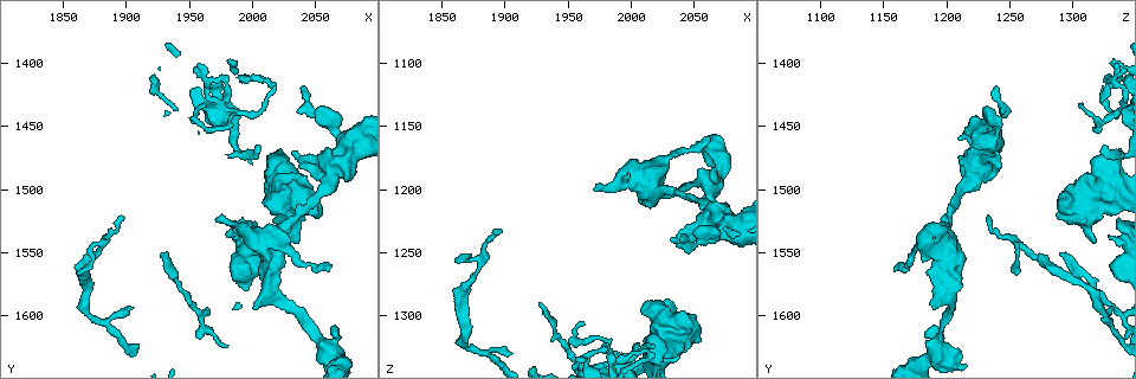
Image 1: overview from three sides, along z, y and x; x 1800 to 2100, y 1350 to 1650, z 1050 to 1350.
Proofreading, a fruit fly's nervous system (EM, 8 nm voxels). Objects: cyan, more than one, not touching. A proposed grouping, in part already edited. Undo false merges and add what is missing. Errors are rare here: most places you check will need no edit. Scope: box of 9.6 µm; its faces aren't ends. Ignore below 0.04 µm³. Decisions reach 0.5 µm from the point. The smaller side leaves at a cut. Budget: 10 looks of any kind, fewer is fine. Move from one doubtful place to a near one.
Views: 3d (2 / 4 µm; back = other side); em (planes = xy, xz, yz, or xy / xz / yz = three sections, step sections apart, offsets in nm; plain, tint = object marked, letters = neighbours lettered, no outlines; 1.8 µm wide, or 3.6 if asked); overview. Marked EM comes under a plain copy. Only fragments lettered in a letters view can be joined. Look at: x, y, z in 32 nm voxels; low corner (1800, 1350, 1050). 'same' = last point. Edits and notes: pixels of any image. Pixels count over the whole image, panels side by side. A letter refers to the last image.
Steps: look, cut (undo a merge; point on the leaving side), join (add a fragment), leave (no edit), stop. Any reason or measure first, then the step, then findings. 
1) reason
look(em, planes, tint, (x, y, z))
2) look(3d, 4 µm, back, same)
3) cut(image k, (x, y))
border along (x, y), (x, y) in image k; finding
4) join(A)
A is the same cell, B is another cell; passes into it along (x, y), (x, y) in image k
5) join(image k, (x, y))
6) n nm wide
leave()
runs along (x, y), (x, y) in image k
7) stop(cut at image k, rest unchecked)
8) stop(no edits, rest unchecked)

branch stops here
look(3d, 2 µm, (1986, 1536, 1328))

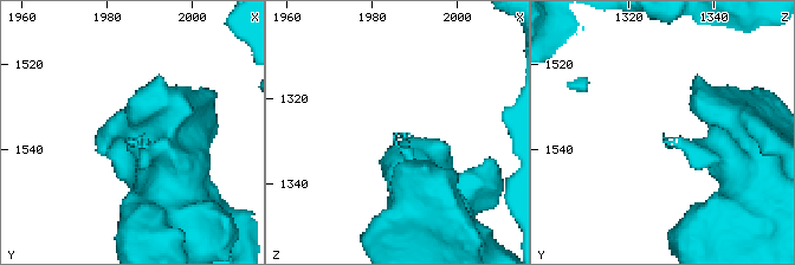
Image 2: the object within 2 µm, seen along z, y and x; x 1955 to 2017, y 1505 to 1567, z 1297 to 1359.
look(em, planes, letters, (1985, 1539, 1328))

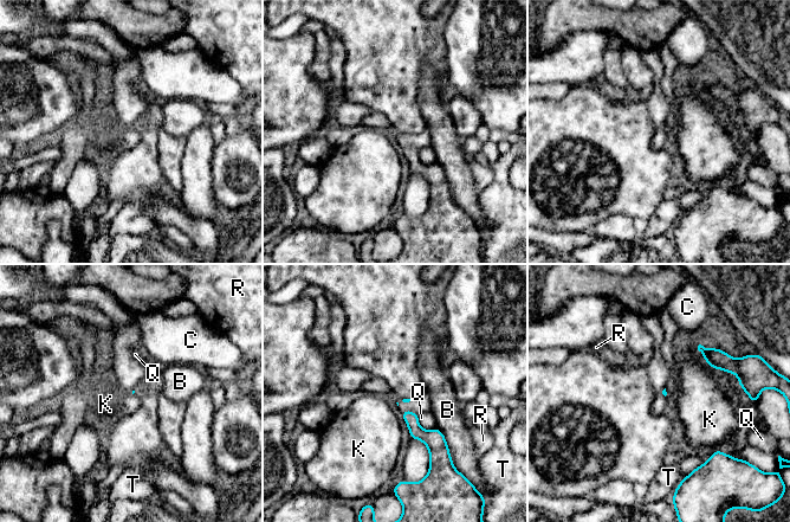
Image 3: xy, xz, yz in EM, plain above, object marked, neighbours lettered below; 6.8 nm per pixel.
leave()
B, C, K, Q, R and T are other cells; border along (699, 343), (698, 350), (713, 368) in image 3; none of them fits

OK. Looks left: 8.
arms part here
look(3d, 2 µm, (2066, 1488, 1224))

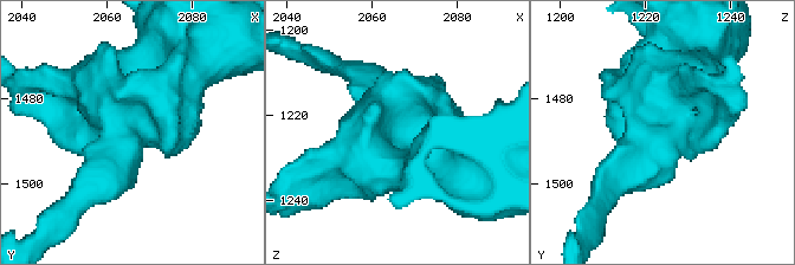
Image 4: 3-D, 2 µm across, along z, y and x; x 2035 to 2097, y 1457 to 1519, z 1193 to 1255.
look(em, planes, letters, (2066, 1488, 1223))

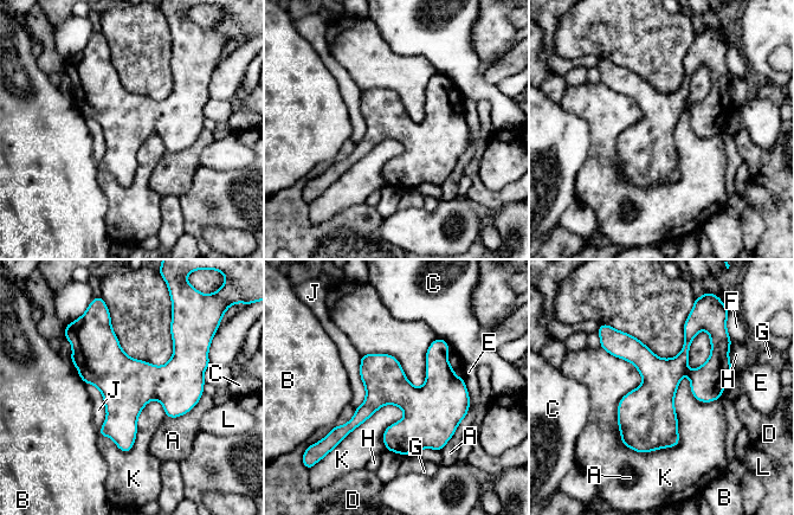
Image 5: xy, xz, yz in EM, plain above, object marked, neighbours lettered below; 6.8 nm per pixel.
280 nm wide
leave()
A, B, C, D, E, F, G, H, J, K and L are other cells; one neuron here

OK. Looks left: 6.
thick turns thin
look(3d, 4 µm, back, (2052, 1622, 1194))

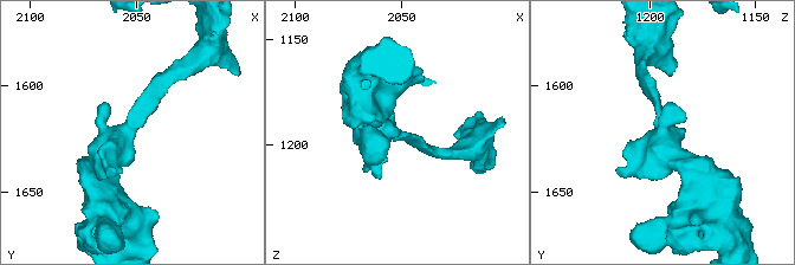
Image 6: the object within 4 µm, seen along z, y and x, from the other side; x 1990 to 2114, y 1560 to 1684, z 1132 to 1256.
look(em, yz, step 16, tint, (2055, 1619, 1193))

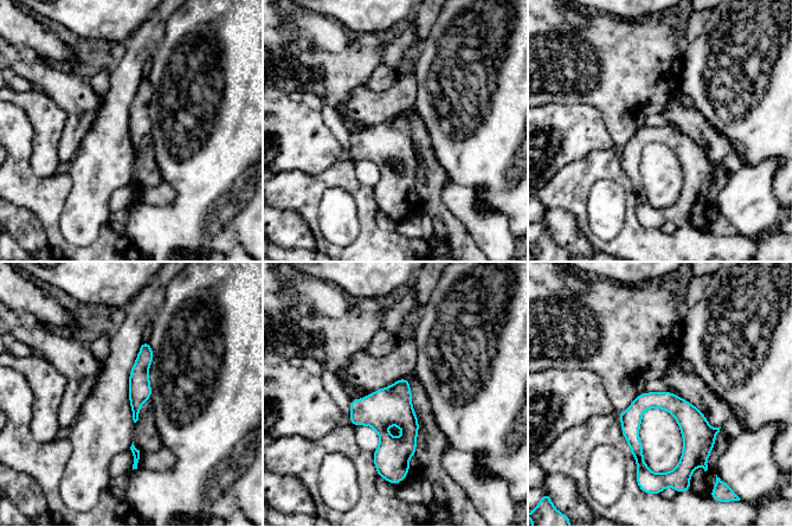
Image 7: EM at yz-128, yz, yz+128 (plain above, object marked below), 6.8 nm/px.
cut it another way
look(em, planes, letters, same)

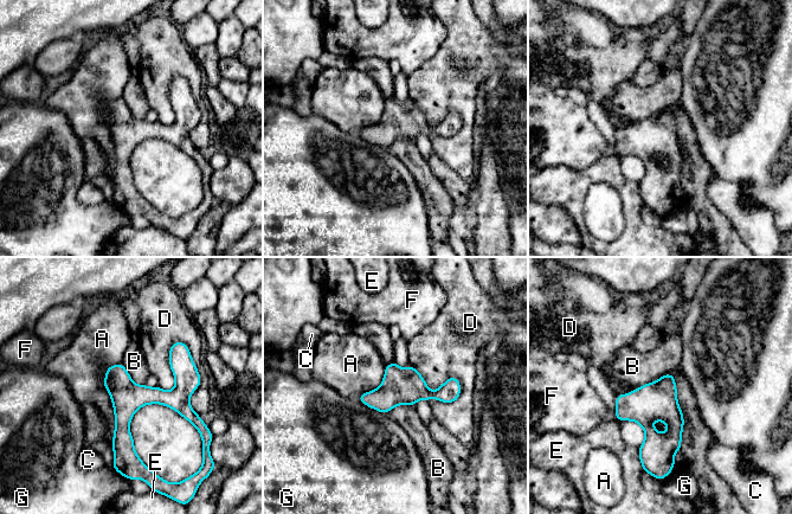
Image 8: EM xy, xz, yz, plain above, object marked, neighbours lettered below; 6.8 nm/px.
220 nm wide
leave()
A, B, C, D, E, F and G are other cells; runs along (180, 345), (180, 386), (123, 415), (124, 461) in image 8; all the same neuron

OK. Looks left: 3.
branch stops here
look(em, xz, step 4, letters, (2004, 1464, 1326))

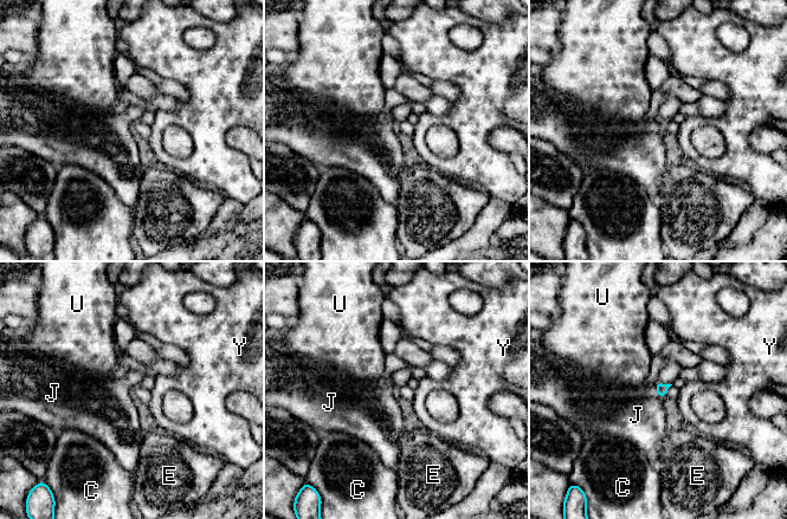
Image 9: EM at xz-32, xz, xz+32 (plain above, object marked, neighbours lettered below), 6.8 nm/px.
leave()
C, E, J, U and Y are other cells; border along (655, 390), (662, 399) in image 9; none of them fits

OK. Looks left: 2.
stop(no edits, rest unchecked)

